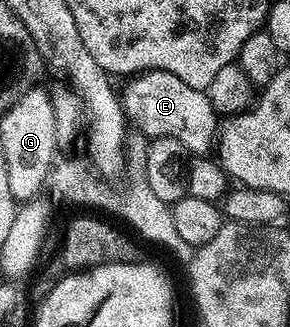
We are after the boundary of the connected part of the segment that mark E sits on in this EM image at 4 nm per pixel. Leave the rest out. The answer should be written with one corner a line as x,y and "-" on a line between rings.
141,72
129,79
128,84
122,88
122,103
127,123
132,124
140,132
145,132
145,137
155,138
158,136
169,136
178,138
182,146
192,154
208,154
213,151
214,141
218,136
218,115
212,108
207,91
186,86
182,78
174,78
169,72

